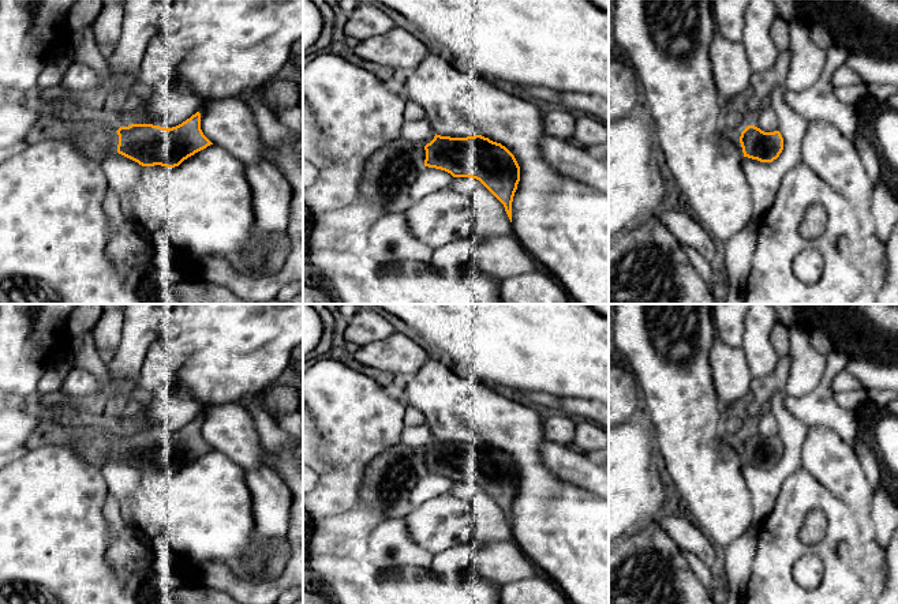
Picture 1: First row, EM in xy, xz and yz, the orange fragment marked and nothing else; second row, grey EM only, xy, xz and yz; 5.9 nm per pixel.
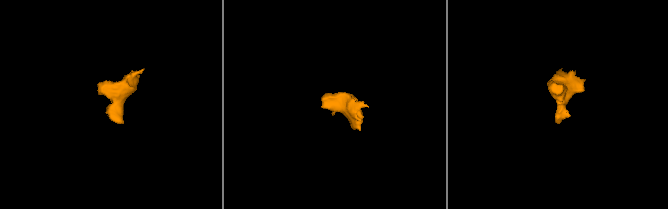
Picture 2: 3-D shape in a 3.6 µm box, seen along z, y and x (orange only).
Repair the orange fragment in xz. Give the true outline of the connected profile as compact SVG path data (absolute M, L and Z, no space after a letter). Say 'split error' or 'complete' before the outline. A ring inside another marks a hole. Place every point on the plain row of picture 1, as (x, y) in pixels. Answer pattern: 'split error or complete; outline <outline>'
split error; outline M435 439L426 451L403 443L388 449L367 465L358 506L374 509L386 518L405 518L412 510L409 494L423 472L479 485L504 510L512 528L520 472L505 451L482 440L450 443Z

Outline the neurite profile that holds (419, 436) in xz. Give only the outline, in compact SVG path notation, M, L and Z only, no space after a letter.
M426 424L415 427L405 425L401 432L400 440L405 446L422 449L423 451L426 451L434 444L435 438Z

